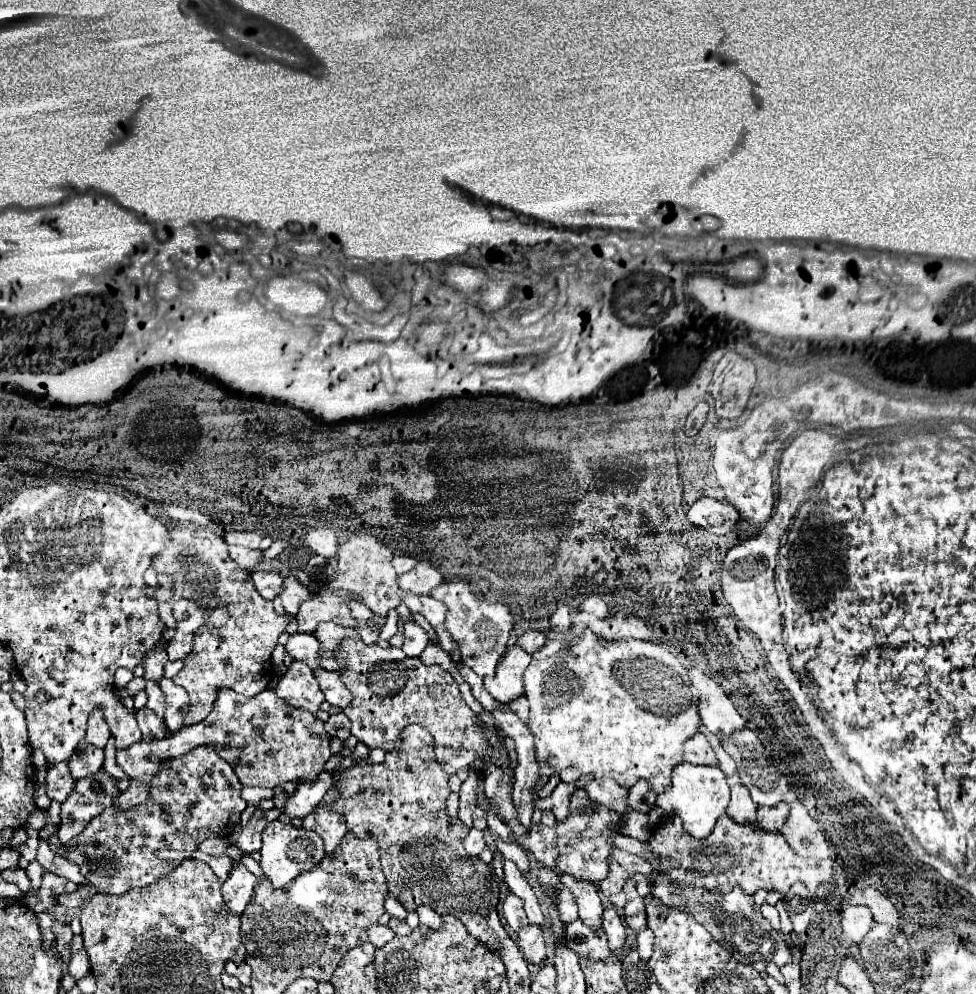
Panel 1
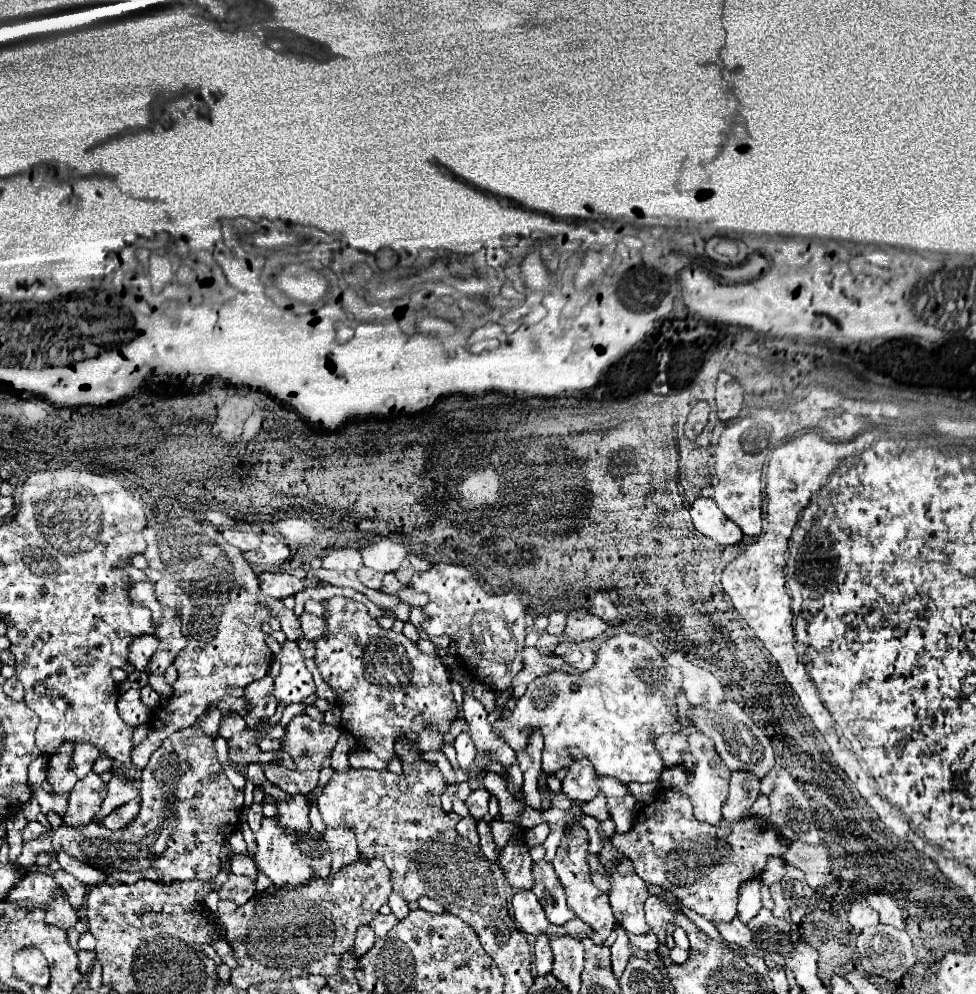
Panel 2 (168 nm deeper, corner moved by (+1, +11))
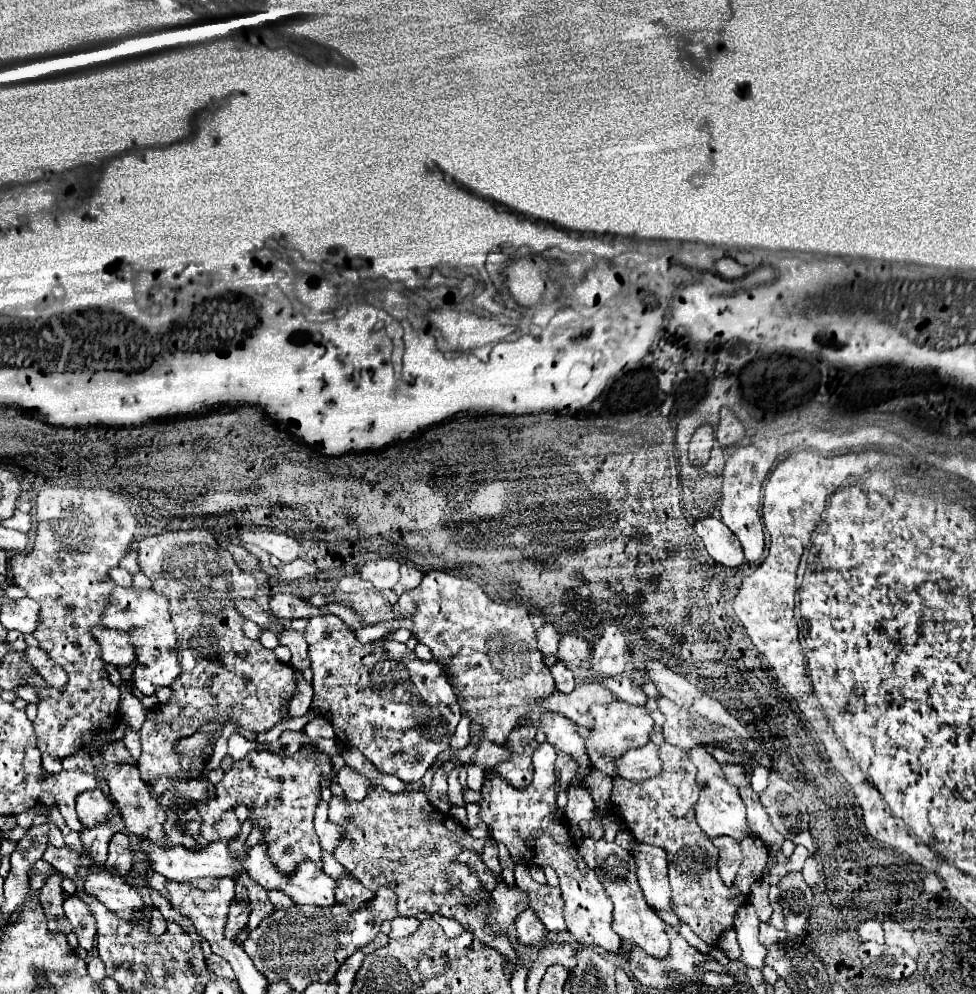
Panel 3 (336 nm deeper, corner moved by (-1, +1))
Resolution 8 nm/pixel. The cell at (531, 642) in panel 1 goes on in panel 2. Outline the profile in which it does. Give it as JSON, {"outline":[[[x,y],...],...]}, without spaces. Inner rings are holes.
{"outline":[[[542,632],[540,638],[538,638],[538,648],[540,648],[542,652],[546,652],[546,654],[552,654],[558,642],[560,642],[560,638],[556,638],[556,636],[548,634],[548,632]]]}

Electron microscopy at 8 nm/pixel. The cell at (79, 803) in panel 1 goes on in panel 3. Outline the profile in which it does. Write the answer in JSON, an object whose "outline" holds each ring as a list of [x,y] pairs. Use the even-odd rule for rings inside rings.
{"outline":[[[100,788],[82,792],[82,794],[78,796],[76,812],[78,812],[80,822],[82,822],[86,828],[94,828],[94,826],[102,824],[102,822],[106,820],[106,816],[108,816],[110,810],[112,810],[112,802],[102,794]]]}

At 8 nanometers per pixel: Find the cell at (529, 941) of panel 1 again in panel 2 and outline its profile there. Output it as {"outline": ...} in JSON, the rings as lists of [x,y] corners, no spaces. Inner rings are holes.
{"outline":[[[538,934],[534,940],[534,956],[536,956],[536,970],[538,974],[548,974],[552,970],[552,952],[548,946],[548,936]]]}

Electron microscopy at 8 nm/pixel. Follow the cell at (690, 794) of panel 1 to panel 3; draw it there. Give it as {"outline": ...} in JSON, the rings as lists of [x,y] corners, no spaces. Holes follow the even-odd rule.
{"outline":[[[694,748],[688,752],[692,762],[704,762],[704,782],[702,782],[702,794],[696,802],[696,820],[700,828],[710,836],[730,836],[734,840],[742,840],[742,836],[748,836],[750,830],[746,826],[746,808],[738,796],[738,788],[728,784],[724,780],[724,774],[720,770],[720,764],[704,750],[704,748]]]}

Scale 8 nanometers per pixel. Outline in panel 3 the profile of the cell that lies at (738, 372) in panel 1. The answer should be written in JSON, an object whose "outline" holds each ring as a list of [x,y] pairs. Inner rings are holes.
{"outline":[[[722,408],[722,412],[720,412],[720,424],[716,430],[716,438],[720,438],[722,448],[734,446],[736,442],[740,442],[744,438],[744,426],[728,408]]]}

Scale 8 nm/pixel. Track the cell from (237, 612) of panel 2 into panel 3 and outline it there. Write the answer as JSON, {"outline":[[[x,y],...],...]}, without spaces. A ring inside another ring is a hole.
{"outline":[[[182,530],[182,532],[170,532],[160,536],[150,536],[138,542],[138,566],[140,572],[146,574],[152,580],[154,592],[168,598],[168,610],[172,616],[172,622],[176,626],[176,638],[178,638],[178,662],[180,662],[180,676],[172,684],[174,698],[156,709],[148,710],[146,721],[141,728],[141,752],[138,760],[138,770],[142,774],[142,780],[156,780],[160,776],[172,778],[172,780],[190,780],[198,778],[206,764],[210,762],[213,748],[206,749],[201,757],[194,758],[188,768],[182,768],[180,758],[172,754],[174,744],[180,738],[192,736],[202,724],[206,722],[218,722],[220,726],[232,722],[238,724],[244,730],[254,732],[266,732],[274,724],[282,722],[282,710],[288,712],[288,706],[282,706],[282,700],[290,700],[296,690],[296,674],[290,666],[280,664],[274,656],[274,652],[266,650],[260,642],[248,640],[240,628],[244,622],[242,616],[238,616],[234,608],[234,600],[238,596],[252,598],[258,590],[258,584],[252,574],[242,572],[232,554],[218,546],[214,536],[208,530]]]}

